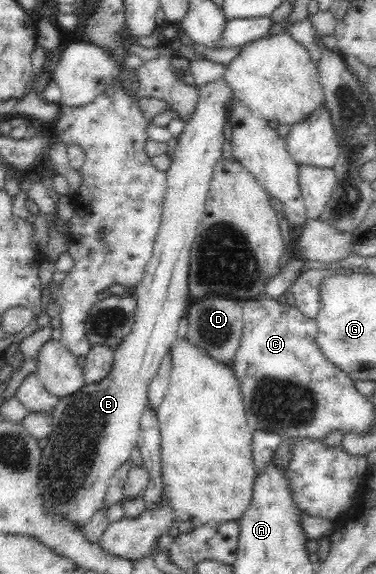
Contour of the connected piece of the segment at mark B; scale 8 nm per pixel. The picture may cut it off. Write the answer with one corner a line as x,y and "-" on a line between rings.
222,78
211,81
199,89
198,103
185,122
184,130
178,135
178,143
171,163
166,170
166,192
162,207
159,229
154,241
150,260
143,272
143,281
134,293
137,300
135,325
132,333
114,350
114,365
107,377
97,383
87,384
79,391
59,398
52,414
52,433
47,437
48,445
42,449
39,472
40,497
43,498
43,511
66,519
73,527
83,527
85,523
104,507
107,485
115,470
130,459
133,447
137,446
140,421
148,404
148,387
155,377
163,359
169,353
177,337
178,325
186,318
188,308
193,303
188,287
190,249
197,235
197,227
203,217
204,205
212,180
215,162
222,157
223,123
227,121
226,103
232,97
232,90

